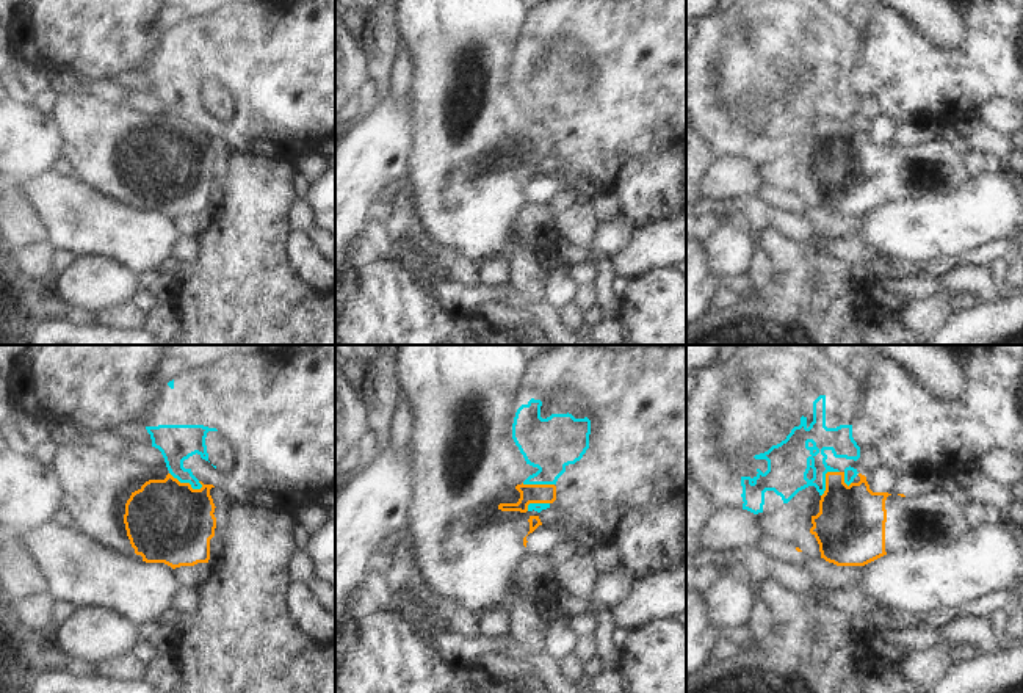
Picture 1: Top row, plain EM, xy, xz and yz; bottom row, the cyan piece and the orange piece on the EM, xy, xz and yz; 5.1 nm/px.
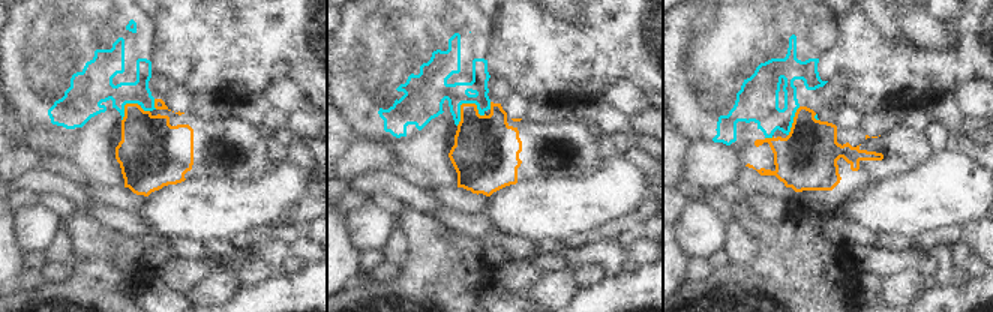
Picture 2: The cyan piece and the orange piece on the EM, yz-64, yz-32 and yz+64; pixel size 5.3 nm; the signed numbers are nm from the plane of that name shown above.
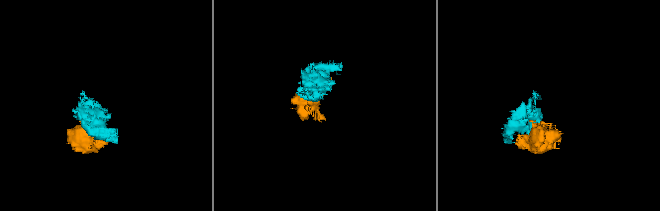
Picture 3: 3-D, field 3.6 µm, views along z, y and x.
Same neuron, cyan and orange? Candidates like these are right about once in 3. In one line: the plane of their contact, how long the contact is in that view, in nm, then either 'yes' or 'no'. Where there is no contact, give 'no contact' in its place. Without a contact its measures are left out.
xy | 190 nm | no

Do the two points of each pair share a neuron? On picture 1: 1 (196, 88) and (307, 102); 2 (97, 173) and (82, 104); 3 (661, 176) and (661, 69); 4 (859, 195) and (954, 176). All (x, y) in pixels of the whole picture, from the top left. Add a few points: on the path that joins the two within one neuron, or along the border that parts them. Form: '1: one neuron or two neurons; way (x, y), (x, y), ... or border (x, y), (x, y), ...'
1: one neuron; way (221, 72), (263, 72), (279, 88)
2: one neuron; way (97, 156), (97, 132), (88, 121)
3: one neuron; way (655, 149), (655, 96)
4: one neuron; way (884, 171), (893, 171), (907, 157), (934, 159)

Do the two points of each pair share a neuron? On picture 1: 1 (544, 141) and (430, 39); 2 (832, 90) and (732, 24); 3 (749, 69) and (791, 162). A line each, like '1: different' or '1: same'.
1: same
2: same
3: different

